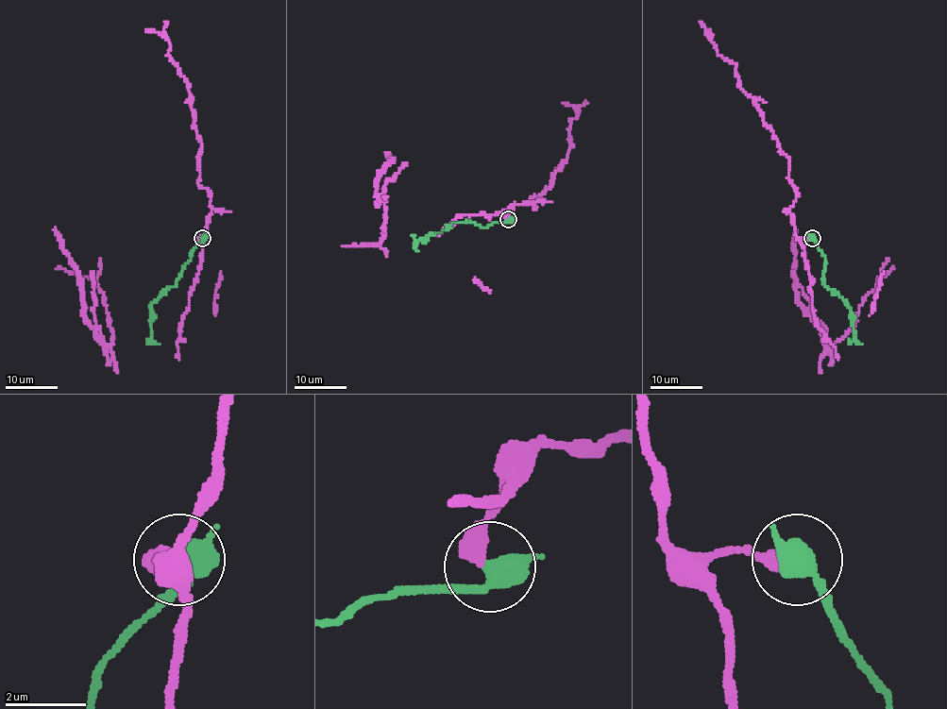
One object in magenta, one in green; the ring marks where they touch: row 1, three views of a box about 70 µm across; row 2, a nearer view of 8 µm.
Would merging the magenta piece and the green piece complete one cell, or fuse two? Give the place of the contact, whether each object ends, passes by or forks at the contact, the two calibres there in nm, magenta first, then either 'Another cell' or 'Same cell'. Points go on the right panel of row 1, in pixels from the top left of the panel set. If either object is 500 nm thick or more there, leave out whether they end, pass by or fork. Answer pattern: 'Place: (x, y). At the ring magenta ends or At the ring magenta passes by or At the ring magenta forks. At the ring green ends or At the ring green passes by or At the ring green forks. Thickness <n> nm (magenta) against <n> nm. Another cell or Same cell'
Place: (812, 238). At the ring magenta ends. At the ring green passes by. Thickness 480 nm (magenta) against 460 nm. Another cell

